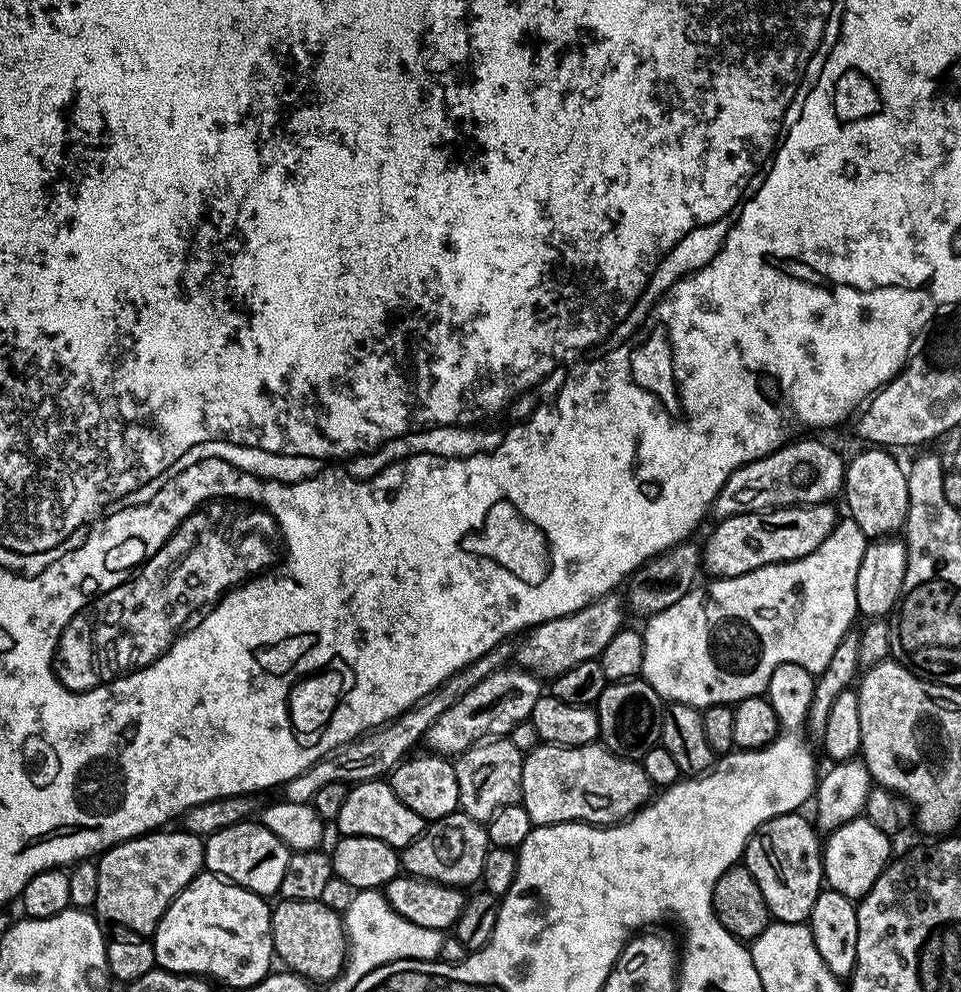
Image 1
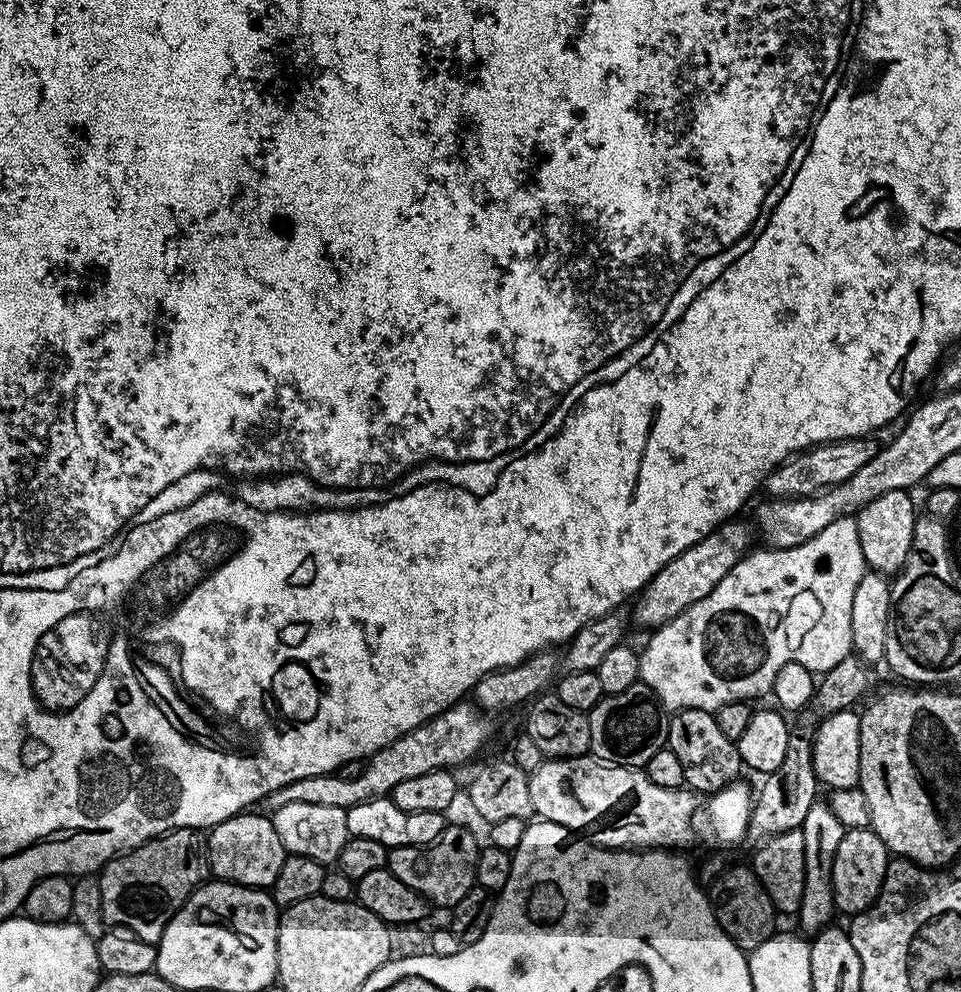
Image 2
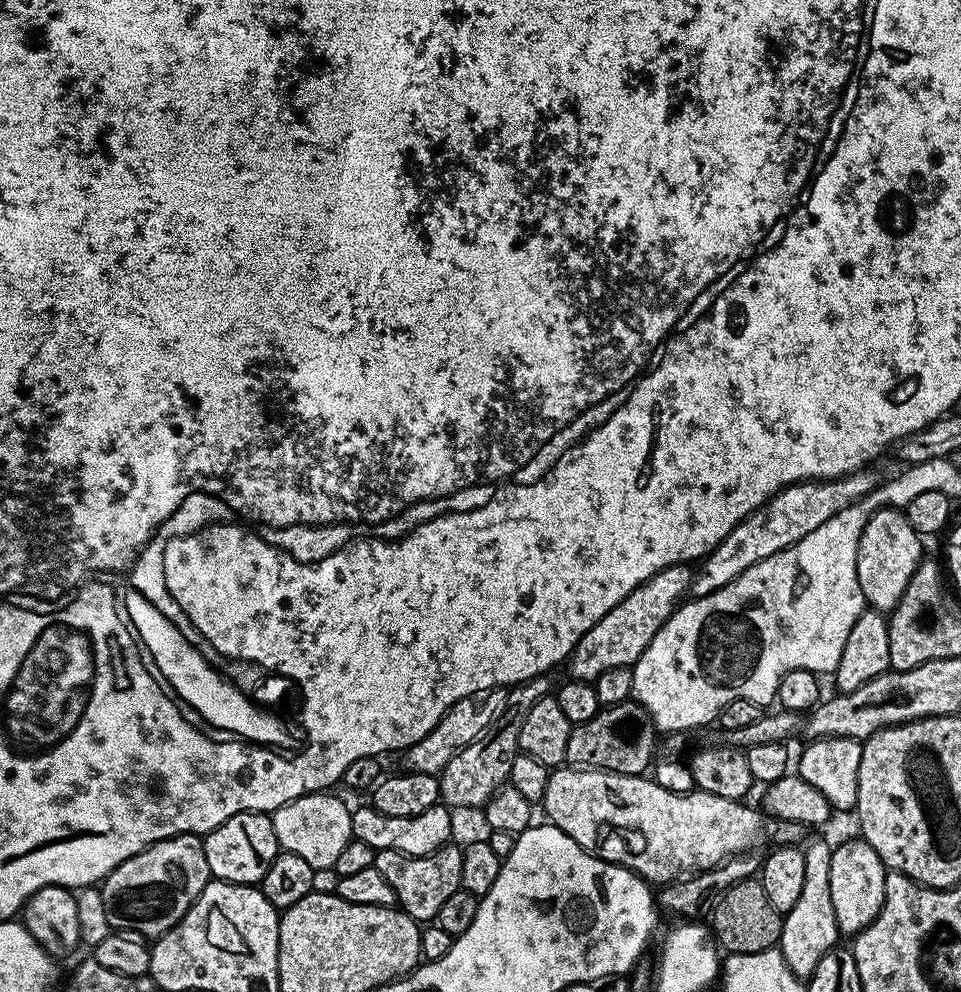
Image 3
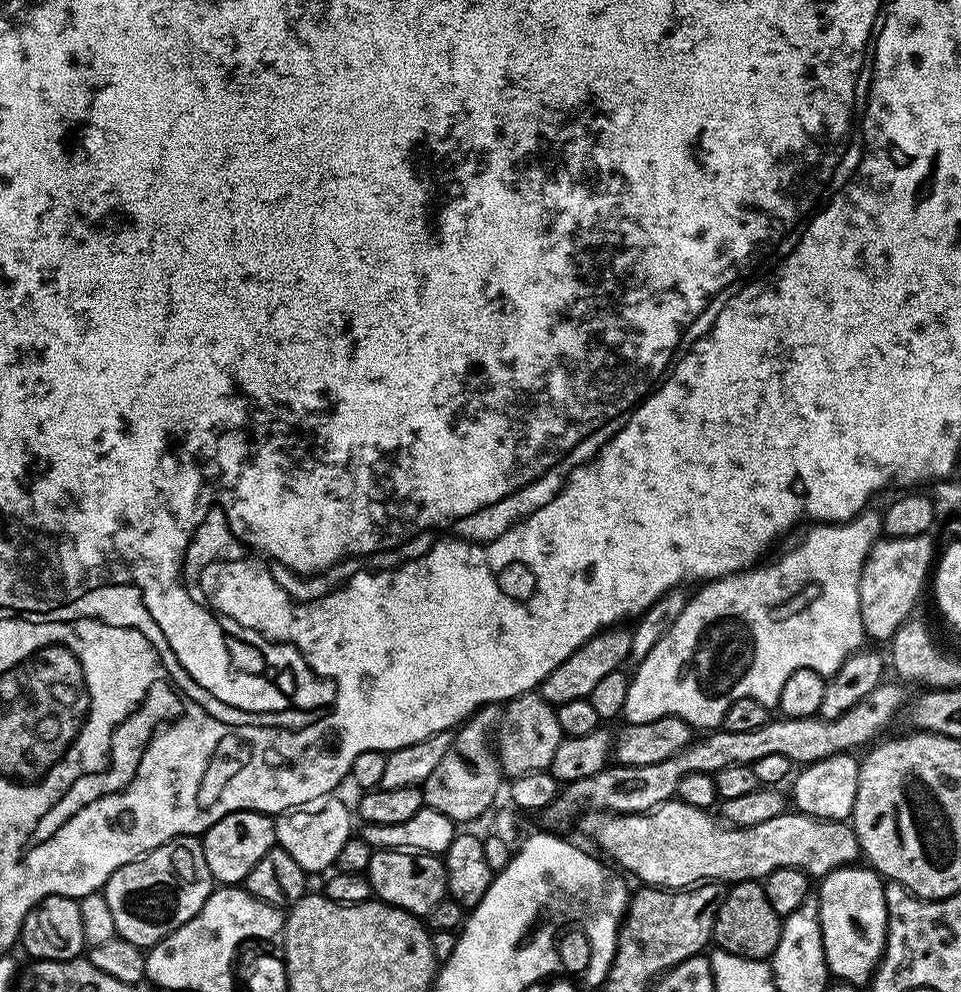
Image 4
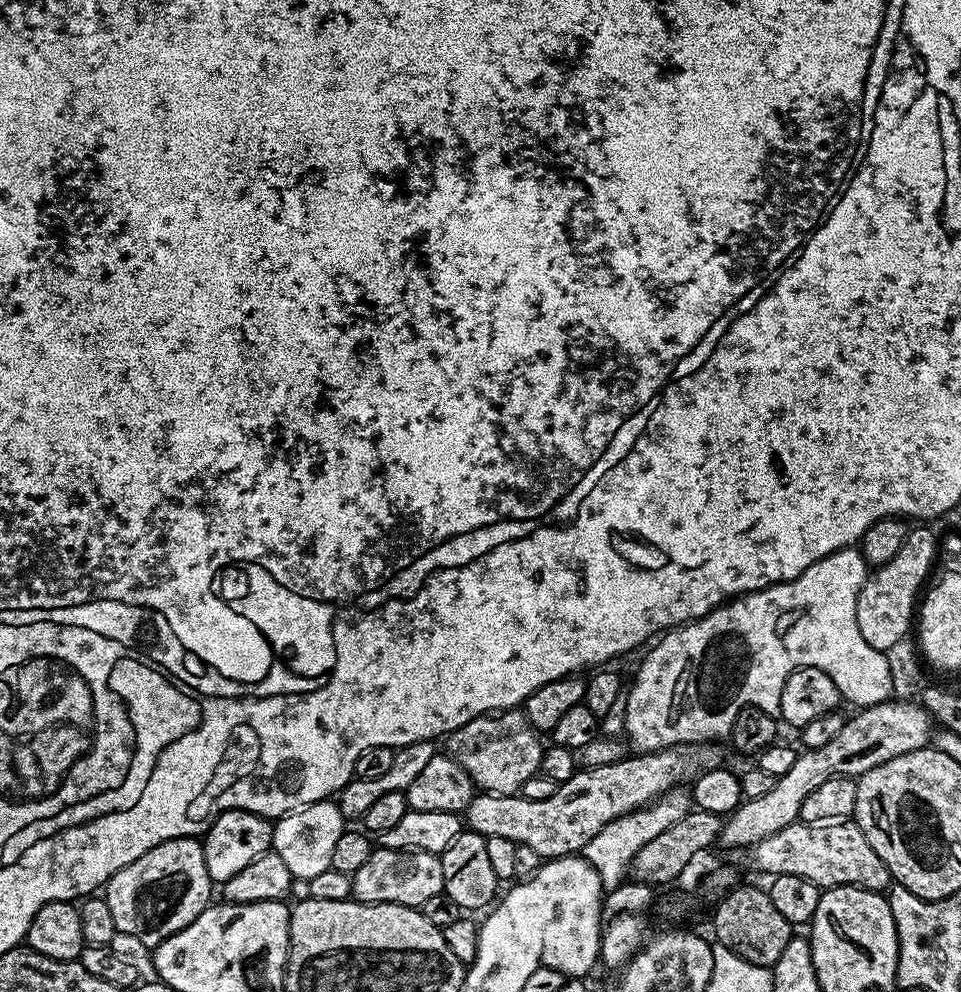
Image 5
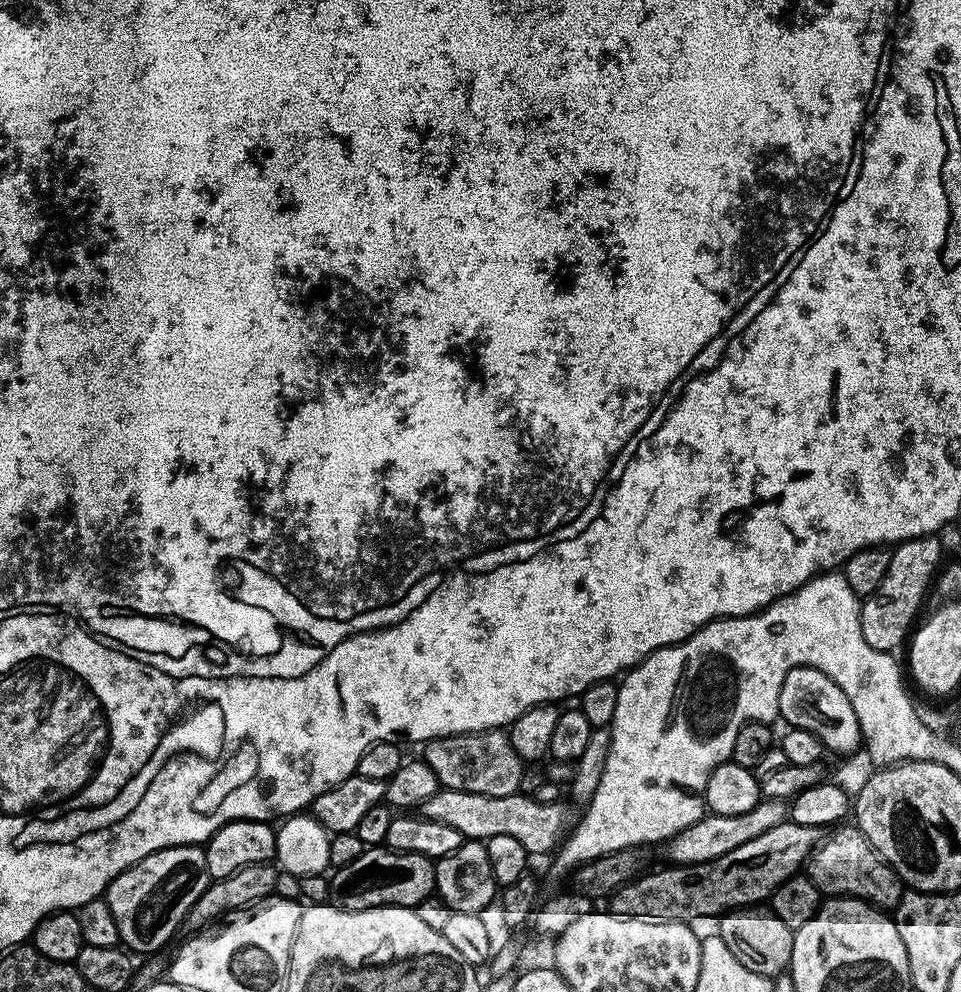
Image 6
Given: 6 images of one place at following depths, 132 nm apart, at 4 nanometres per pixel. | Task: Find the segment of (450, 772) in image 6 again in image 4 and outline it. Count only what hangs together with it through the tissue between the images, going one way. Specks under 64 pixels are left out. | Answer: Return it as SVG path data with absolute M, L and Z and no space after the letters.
M539 691L524 692L507 701L494 732L494 747L503 775L515 778L547 770L564 738L562 726L558 726L556 708L543 700Z

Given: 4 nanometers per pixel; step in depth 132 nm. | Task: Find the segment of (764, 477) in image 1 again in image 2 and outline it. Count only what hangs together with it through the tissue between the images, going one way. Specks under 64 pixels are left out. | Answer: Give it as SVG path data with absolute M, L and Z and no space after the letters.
M855 436L852 440L834 440L831 444L818 444L805 452L797 452L764 479L763 491L768 491L767 495L772 498L813 497L816 493L838 486L853 474L858 474L858 470L874 458L878 444L872 440L875 439Z

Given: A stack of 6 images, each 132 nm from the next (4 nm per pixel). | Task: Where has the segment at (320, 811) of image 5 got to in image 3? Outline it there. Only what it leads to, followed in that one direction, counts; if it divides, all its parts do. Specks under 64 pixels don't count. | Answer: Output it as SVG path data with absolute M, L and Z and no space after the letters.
M327 791L311 792L297 800L282 805L271 813L276 841L285 852L306 858L310 866L317 870L331 869L338 862L338 854L348 845L352 835L352 812L336 796L328 796Z

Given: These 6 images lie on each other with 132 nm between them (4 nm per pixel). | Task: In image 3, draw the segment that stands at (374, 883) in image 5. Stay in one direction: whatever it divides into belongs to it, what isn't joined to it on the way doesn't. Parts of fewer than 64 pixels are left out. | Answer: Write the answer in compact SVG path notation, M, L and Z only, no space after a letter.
M449 842L428 856L407 856L398 850L379 850L374 867L386 882L390 882L400 911L417 922L435 921L438 910L442 910L450 894L461 891L462 848L456 842Z

